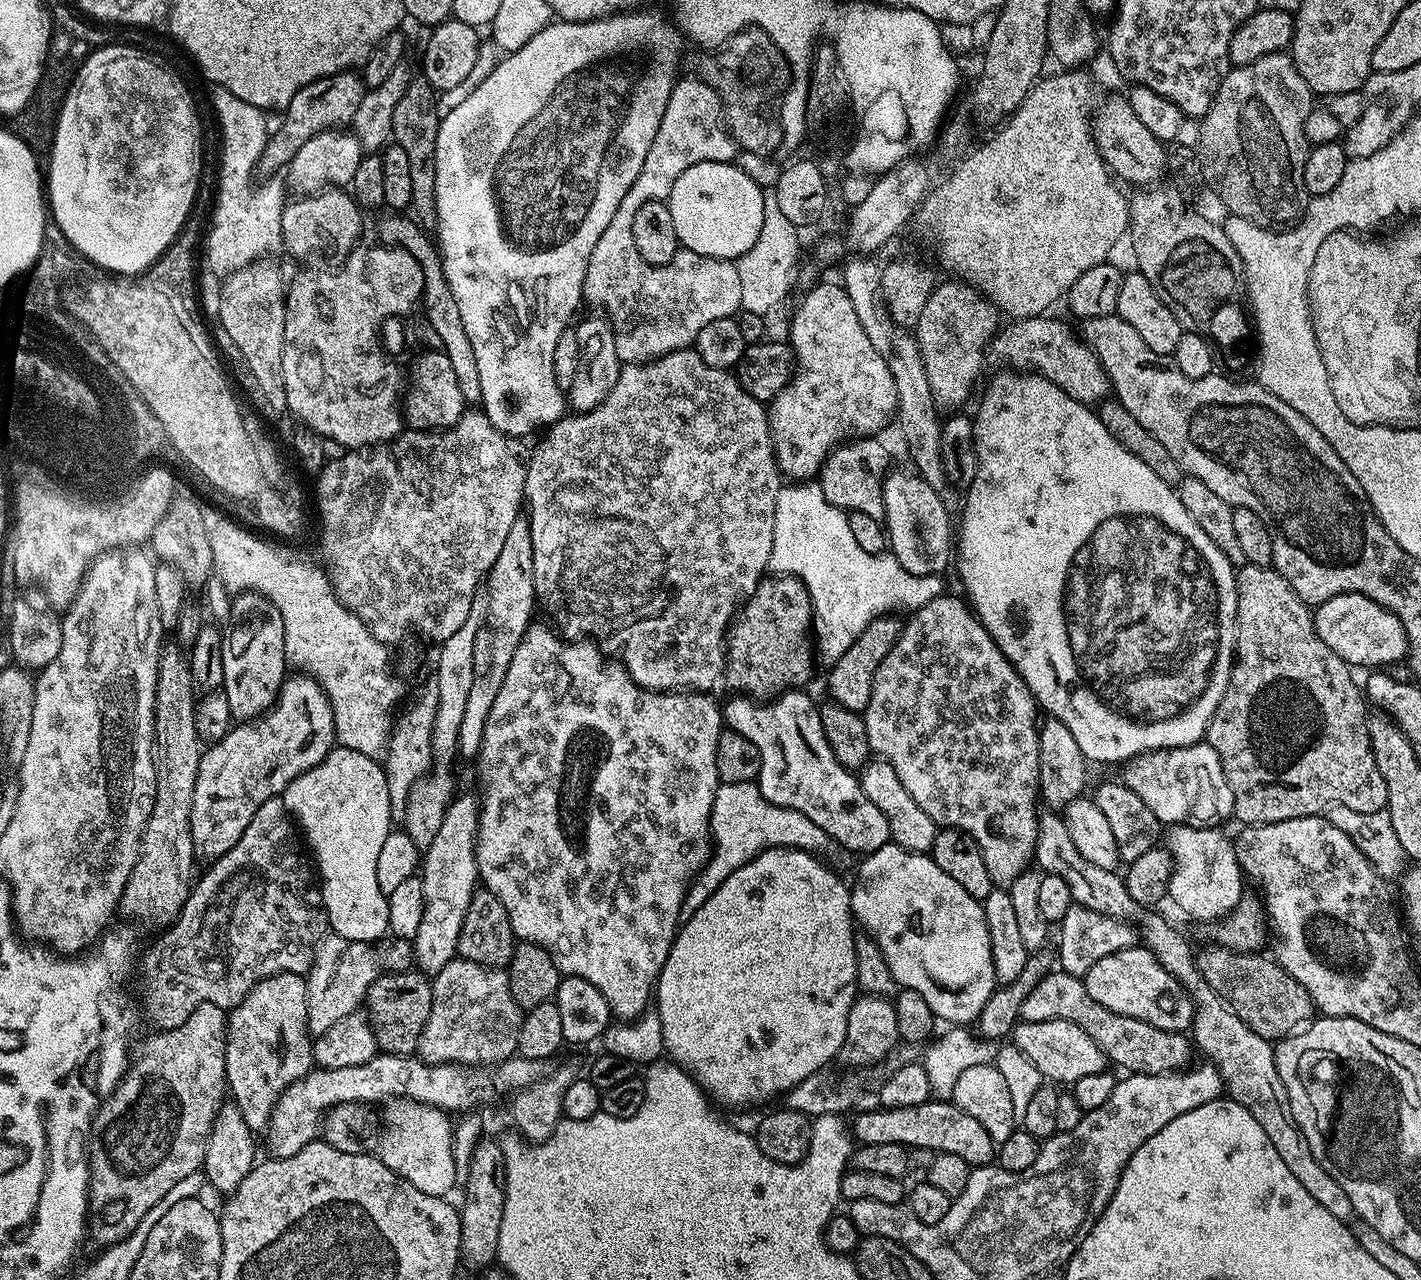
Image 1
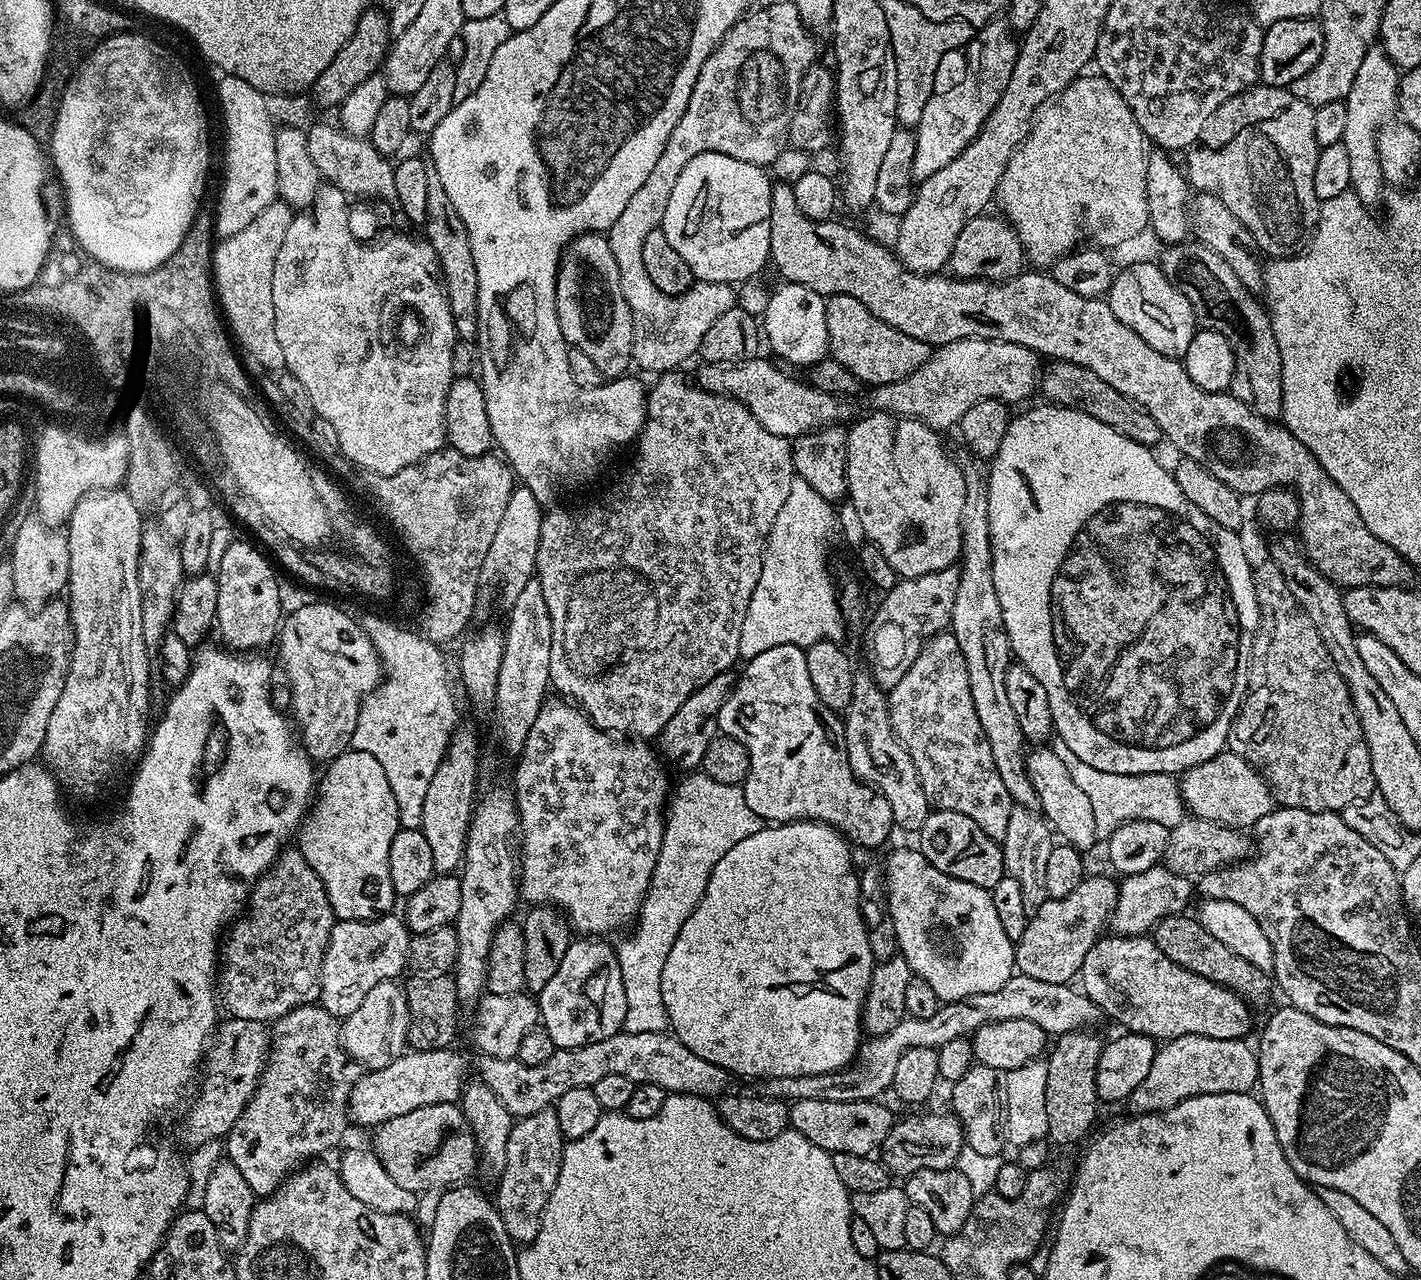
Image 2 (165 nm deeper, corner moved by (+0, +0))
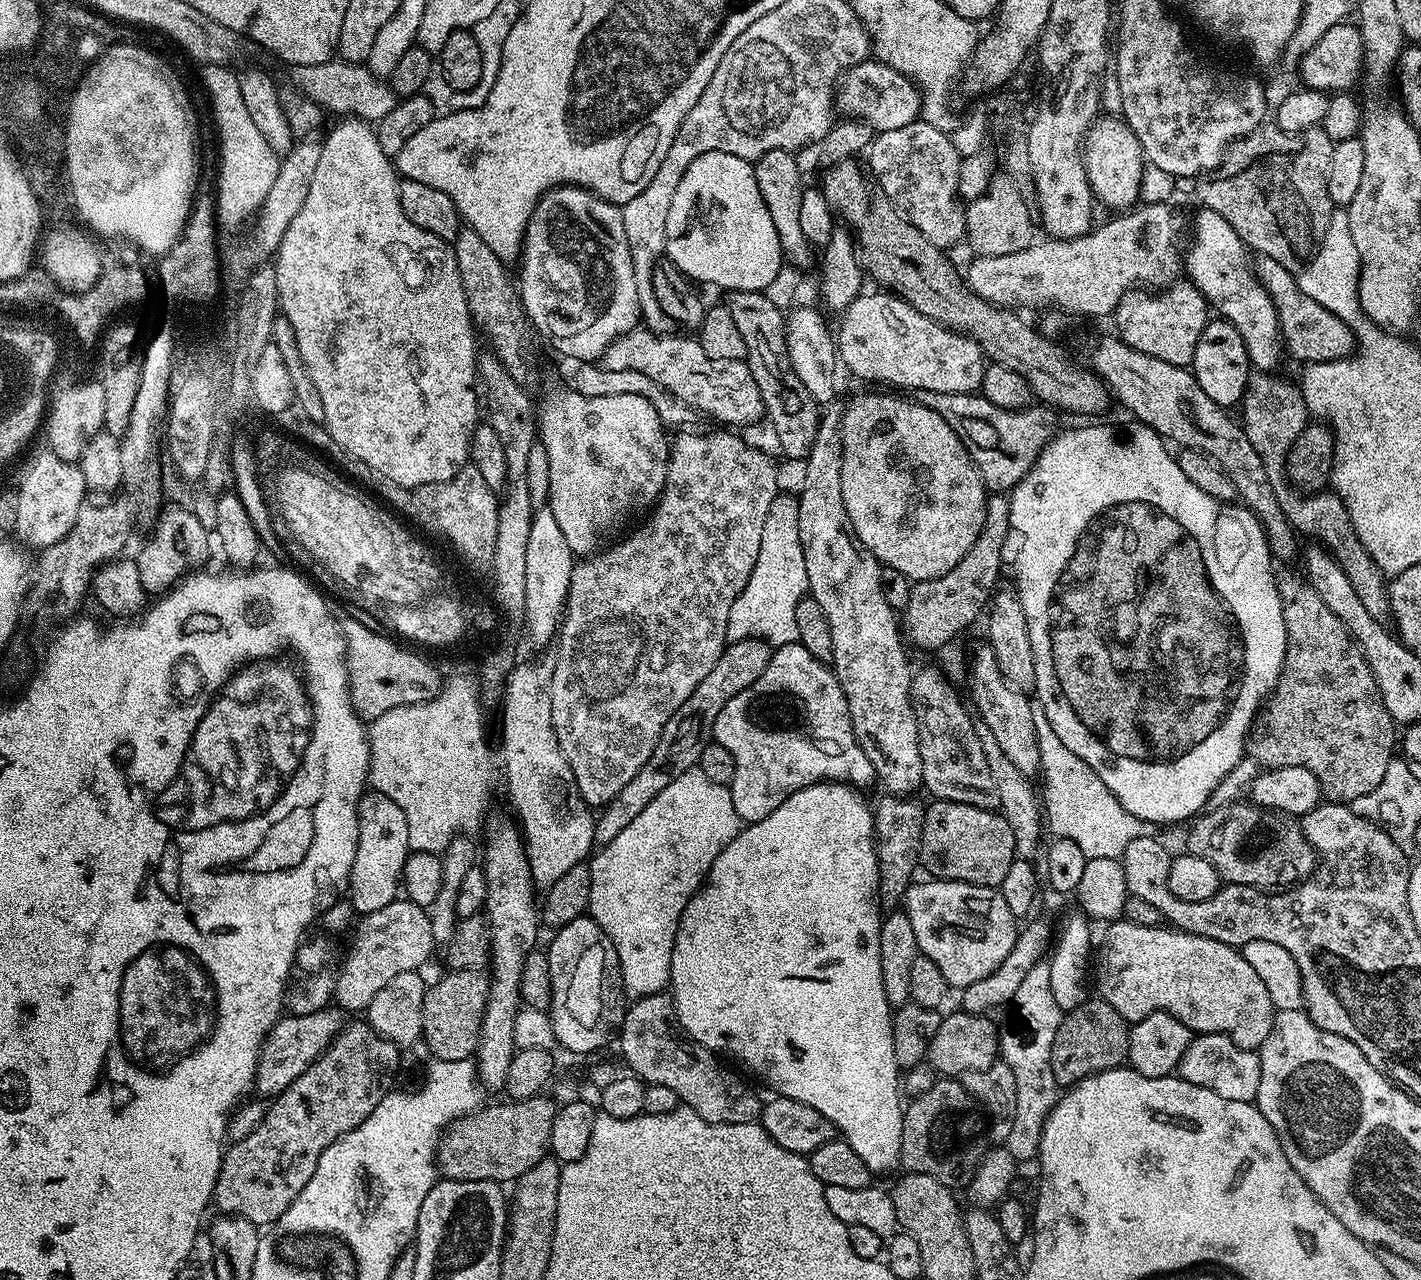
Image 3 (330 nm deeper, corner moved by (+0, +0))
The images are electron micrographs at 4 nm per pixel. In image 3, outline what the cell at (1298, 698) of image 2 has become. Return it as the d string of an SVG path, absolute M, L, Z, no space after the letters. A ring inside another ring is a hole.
M1284 572L1276 576L1282 618L1286 622L1286 658L1276 687L1272 689L1271 696L1263 705L1262 714L1257 715L1248 734L1246 752L1268 770L1295 764L1302 766L1314 774L1320 783L1321 793L1329 801L1351 802L1354 798L1362 798L1362 794L1370 794L1370 790L1382 782L1382 774L1386 774L1386 766L1390 766L1394 758L1398 728L1380 701L1380 691L1355 638L1349 634L1346 626L1342 626L1342 622L1338 622L1330 606L1318 598L1307 579L1297 572Z

